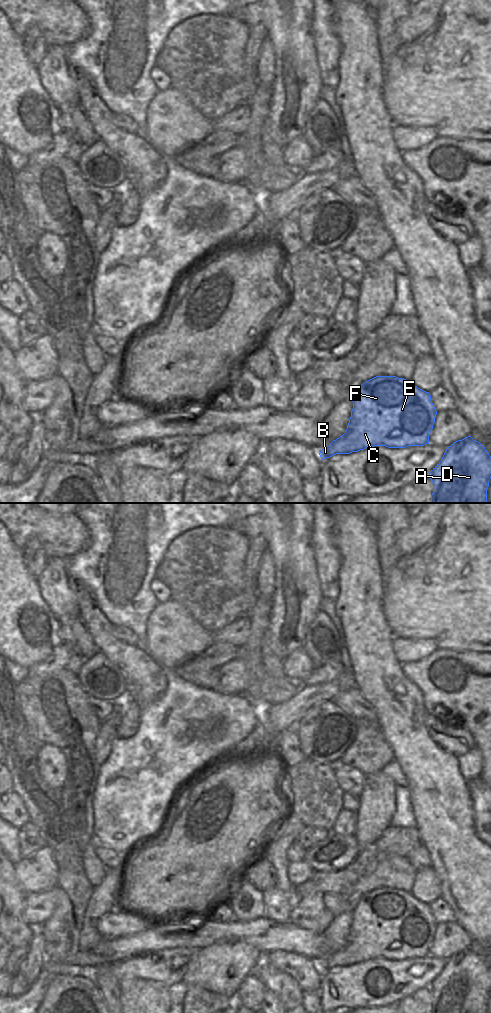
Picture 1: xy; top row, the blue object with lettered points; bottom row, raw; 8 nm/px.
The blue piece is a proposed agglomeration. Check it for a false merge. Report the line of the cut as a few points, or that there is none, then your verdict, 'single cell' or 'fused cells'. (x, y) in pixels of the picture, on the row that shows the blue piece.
no cut; single cell

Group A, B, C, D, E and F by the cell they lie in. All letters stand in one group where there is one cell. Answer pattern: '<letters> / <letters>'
A B C D E F

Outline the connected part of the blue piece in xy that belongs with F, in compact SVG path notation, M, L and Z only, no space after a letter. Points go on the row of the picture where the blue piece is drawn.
M376 376L357 391L345 433L319 453L322 460L374 446L429 444L437 411L431 395L411 380Z

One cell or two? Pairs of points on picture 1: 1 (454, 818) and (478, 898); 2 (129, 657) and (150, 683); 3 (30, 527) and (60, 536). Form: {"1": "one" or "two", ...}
{"1": "one", "2": "one", "3": "one"}

